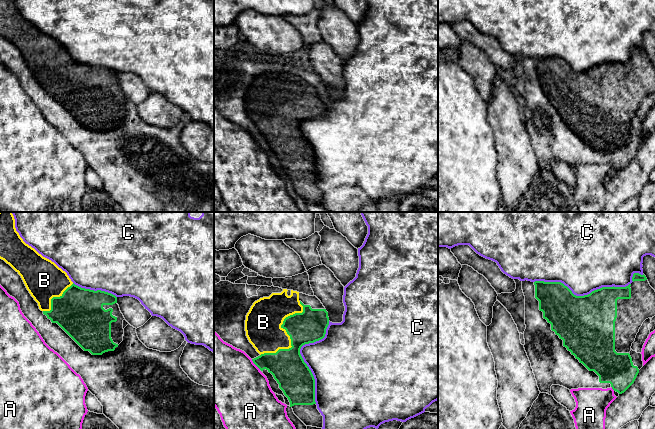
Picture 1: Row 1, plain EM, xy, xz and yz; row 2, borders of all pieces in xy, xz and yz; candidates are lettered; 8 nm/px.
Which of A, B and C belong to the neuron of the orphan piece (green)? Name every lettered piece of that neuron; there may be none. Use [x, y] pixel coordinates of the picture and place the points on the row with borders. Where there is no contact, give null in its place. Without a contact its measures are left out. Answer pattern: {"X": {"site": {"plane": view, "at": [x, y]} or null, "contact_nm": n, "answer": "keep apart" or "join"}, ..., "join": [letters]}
{"A": {"site": {"plane": "xz", "at": [255, 364]}, "contact_nm": 120, "answer": "keep apart"}, "B": {"site": {"plane": "xz", "at": [287, 333]}, "contact_nm": 550, "answer": "join"}, "C": {"site": {"plane": "yz", "at": [582, 296]}, "contact_nm": 800, "answer": "keep apart"}, "join": ["B"]}

